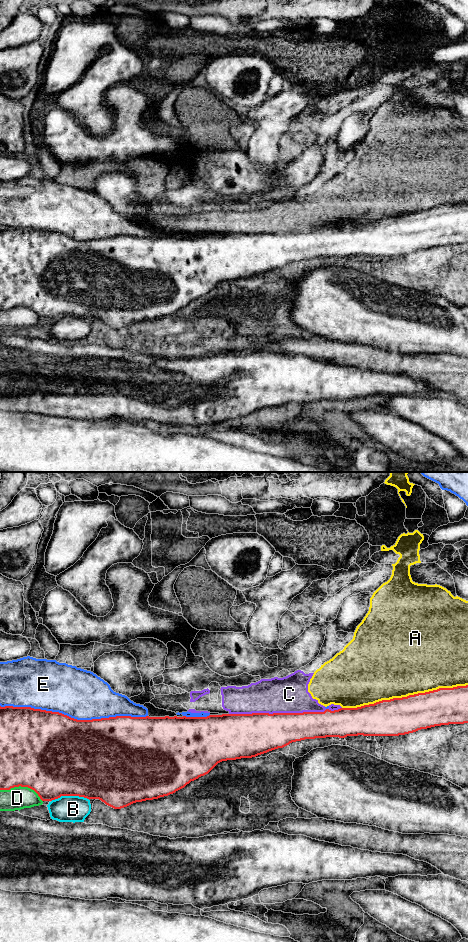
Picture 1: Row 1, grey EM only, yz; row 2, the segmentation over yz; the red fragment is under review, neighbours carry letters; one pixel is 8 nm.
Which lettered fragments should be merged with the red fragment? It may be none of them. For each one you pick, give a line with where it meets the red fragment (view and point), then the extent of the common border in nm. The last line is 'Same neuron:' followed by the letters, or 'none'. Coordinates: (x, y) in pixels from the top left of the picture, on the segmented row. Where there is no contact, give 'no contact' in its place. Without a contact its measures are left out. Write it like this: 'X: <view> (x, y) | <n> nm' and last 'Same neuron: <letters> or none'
Same neuron: none

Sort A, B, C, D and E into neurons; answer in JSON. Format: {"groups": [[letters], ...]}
{"groups": [["A", "C"], ["B"], ["D"], ["E"]]}

